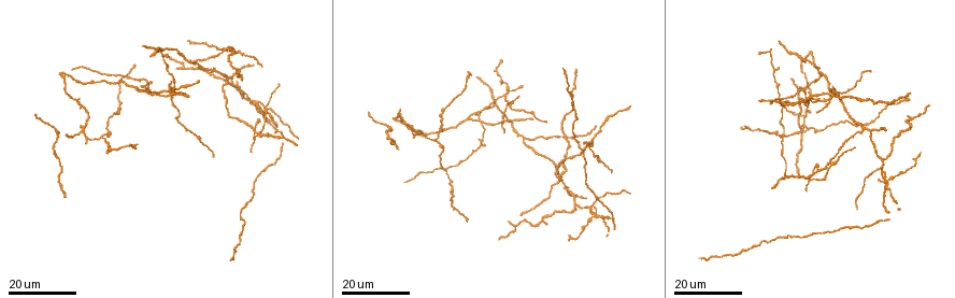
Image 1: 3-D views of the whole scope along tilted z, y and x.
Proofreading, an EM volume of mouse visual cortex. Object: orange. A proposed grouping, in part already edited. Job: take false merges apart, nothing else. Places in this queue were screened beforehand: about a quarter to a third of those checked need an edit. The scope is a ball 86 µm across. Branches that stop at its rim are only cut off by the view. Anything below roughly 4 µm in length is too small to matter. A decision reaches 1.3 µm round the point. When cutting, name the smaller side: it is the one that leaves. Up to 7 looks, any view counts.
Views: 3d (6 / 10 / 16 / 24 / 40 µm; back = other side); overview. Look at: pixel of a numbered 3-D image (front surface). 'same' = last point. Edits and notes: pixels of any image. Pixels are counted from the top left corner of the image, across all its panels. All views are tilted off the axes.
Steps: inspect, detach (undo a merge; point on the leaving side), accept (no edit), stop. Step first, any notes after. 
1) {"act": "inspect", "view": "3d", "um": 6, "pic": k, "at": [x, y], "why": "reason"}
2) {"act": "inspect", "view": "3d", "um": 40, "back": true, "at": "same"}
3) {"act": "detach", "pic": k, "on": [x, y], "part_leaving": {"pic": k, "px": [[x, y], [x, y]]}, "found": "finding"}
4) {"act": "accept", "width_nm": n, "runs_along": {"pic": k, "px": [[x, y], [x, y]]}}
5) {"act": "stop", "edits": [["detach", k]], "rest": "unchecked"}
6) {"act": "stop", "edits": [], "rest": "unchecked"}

{"act": "inspect", "view": "3d", "um": 24, "pic": 1, "at": [84, 129], "why": "a fork"}

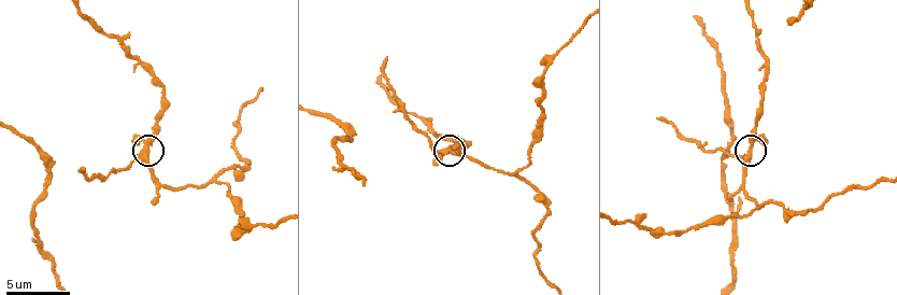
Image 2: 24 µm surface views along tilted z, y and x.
{"act": "inspect", "view": "3d", "um": 6, "pic": 2, "at": [444, 153], "why": "zoom in"}

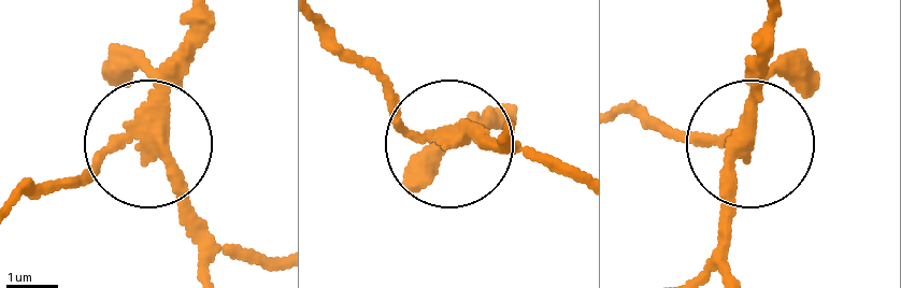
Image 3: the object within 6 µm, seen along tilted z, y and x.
{"act": "detach", "pic": 3, "on": [187, 227], "part_leaving": {"pic": 3, "px": [[171, 160], [184, 204], [273, 259]]}, "found": "a second neuron is stuck on"}

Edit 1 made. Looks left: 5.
{"act": "inspect", "view": "overview"}

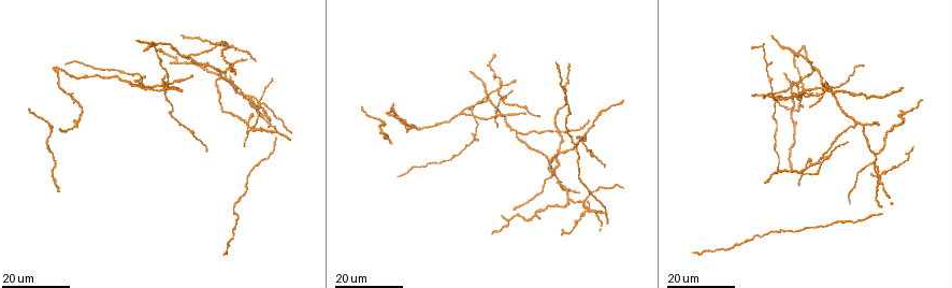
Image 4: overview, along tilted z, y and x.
{"act": "inspect", "view": "3d", "um": 16, "pic": 4, "at": [515, 133], "why": "branch point"}

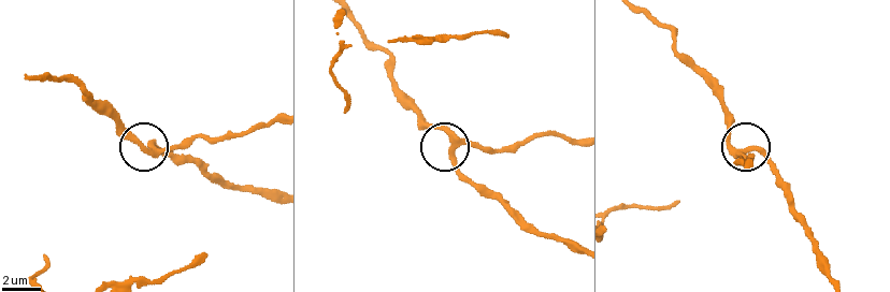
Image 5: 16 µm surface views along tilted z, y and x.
{"act": "inspect", "view": "3d", "um": 10, "pic": 5, "at": [157, 149]}

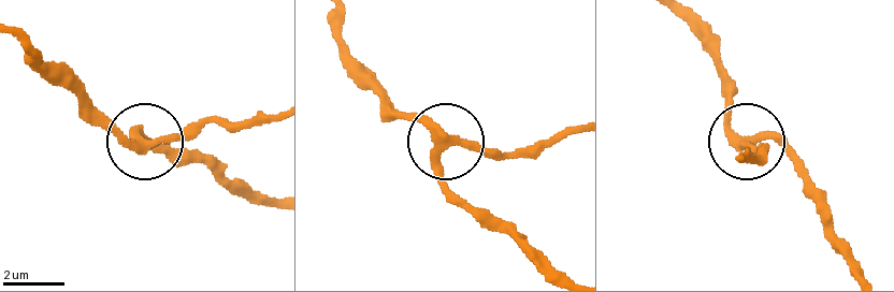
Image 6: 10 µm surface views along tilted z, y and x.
{"act": "accept", "width_nm": 260, "runs_along": {"pic": 6, "px": [[678, 13], [719, 70], [731, 130], [761, 157]]}, "found": "all the same neuron"}

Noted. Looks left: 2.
{"act": "inspect", "view": "3d", "um": 16, "pic": 4, "at": [872, 161], "why": "three-way junction"}

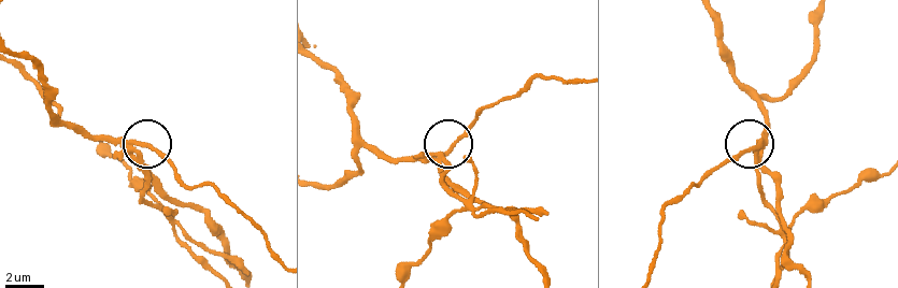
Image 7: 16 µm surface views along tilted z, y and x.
{"act": "inspect", "view": "3d", "um": 6, "pic": 7, "at": [757, 149], "why": "zoom in"}

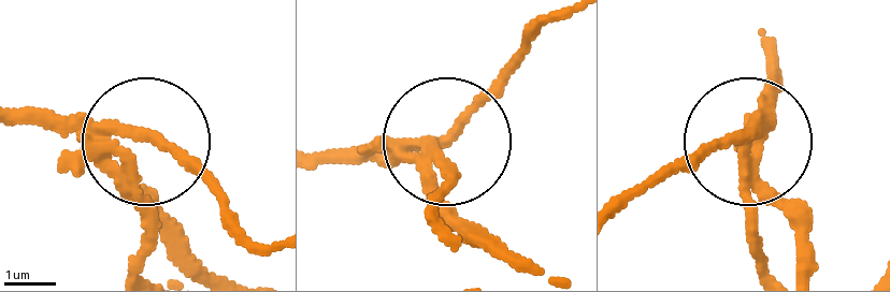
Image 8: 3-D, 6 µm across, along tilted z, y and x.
{"act": "detach", "pic": 8, "on": [148, 234], "width_nm": 250, "part_leaving": {"pic": 8, "px": [[126, 168], [139, 267]]}, "found": "two neurons meet here"}

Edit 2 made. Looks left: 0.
{"act": "stop", "edits": [["detach", 3], ["detach", 8]], "rest": "unchecked"}

